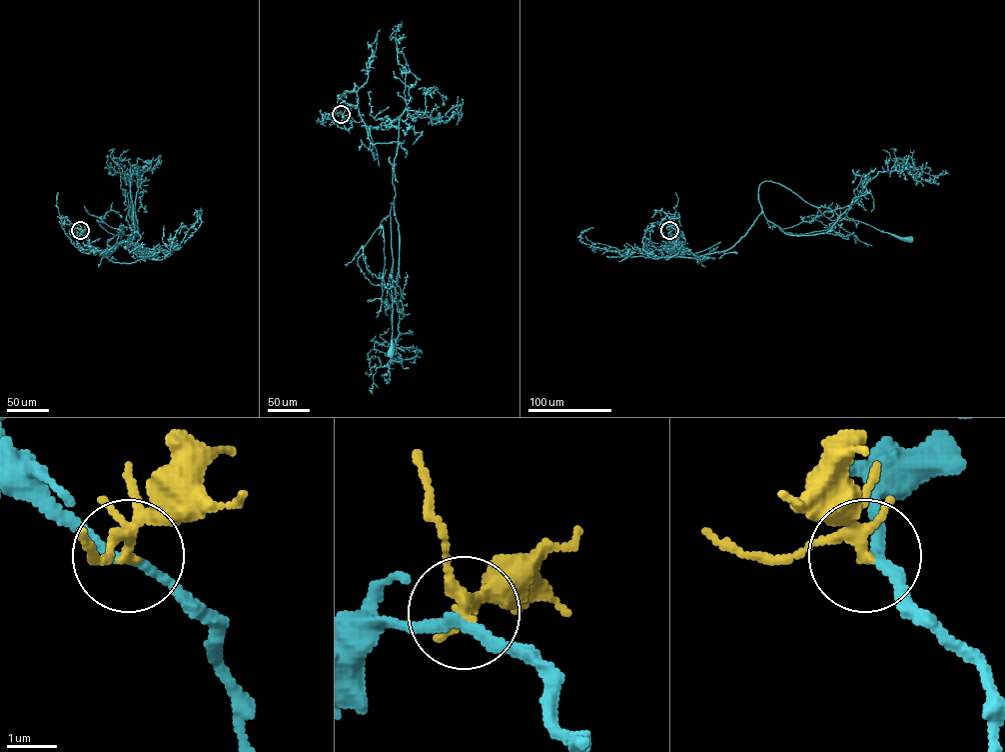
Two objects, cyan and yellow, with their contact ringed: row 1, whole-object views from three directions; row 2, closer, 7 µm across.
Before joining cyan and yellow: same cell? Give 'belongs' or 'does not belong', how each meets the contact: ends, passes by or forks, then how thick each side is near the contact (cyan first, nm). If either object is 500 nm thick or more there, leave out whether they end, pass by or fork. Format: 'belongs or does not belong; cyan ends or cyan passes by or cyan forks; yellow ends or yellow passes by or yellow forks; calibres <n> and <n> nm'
belongs; cyan passes by; yellow forks; calibres 190 and 180 nm

